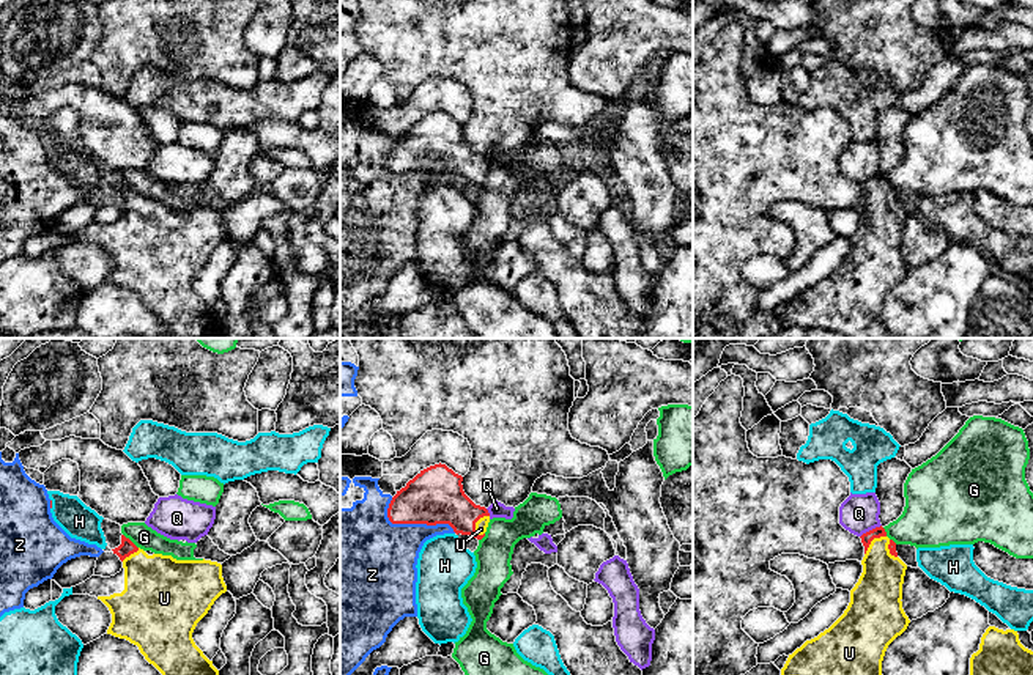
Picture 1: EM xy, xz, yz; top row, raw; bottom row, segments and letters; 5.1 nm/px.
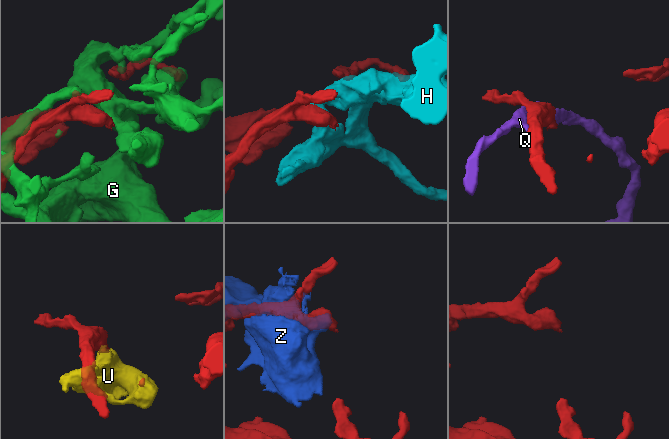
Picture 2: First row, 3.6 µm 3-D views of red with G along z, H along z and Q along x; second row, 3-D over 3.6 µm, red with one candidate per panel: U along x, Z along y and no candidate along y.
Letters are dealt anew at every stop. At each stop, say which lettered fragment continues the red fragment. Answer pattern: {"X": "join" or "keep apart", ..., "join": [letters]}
{"G": "keep apart", "H": "keep apart", "Q": "keep apart", "U": "join", "Z": "keep apart", "join": ["U"]}

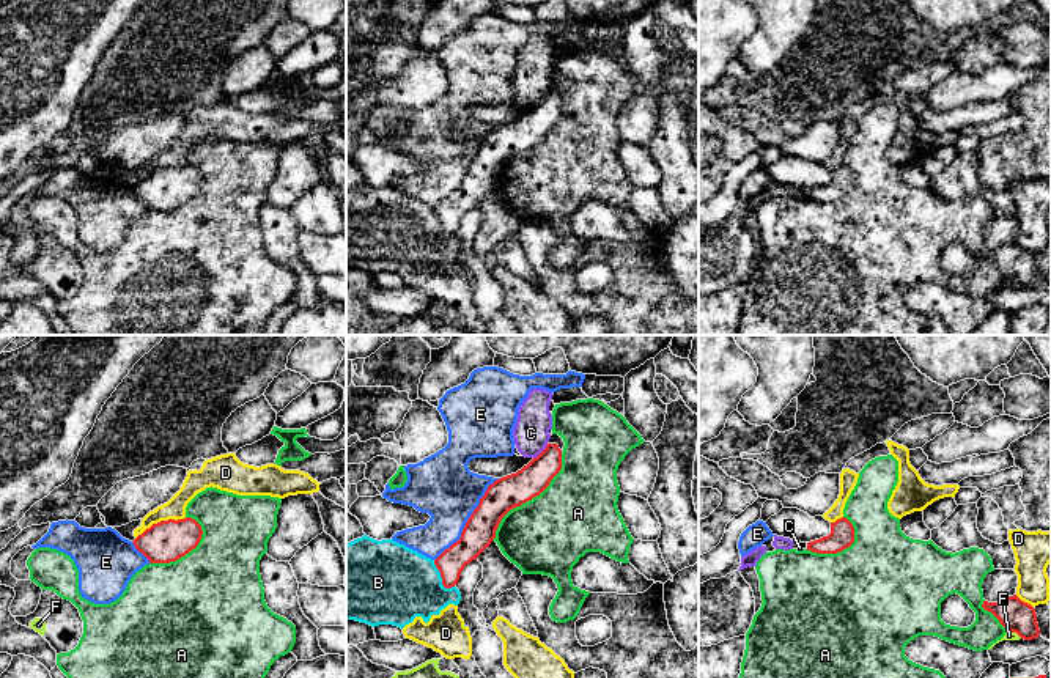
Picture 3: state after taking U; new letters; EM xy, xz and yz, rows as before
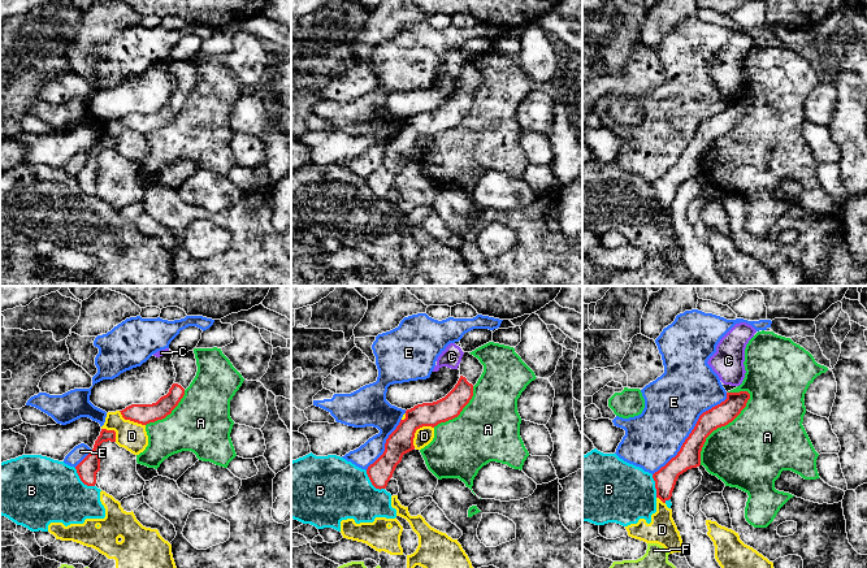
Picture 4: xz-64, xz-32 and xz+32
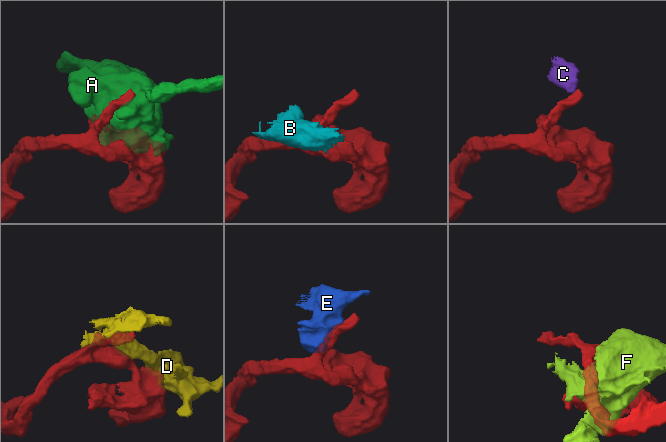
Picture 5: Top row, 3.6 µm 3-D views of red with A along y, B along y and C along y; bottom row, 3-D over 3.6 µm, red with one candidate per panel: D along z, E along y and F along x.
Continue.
{"A": "keep apart", "B": "keep apart", "C": "keep apart", "D": "keep apart", "E": "keep apart", "F": "keep apart", "join": []}

